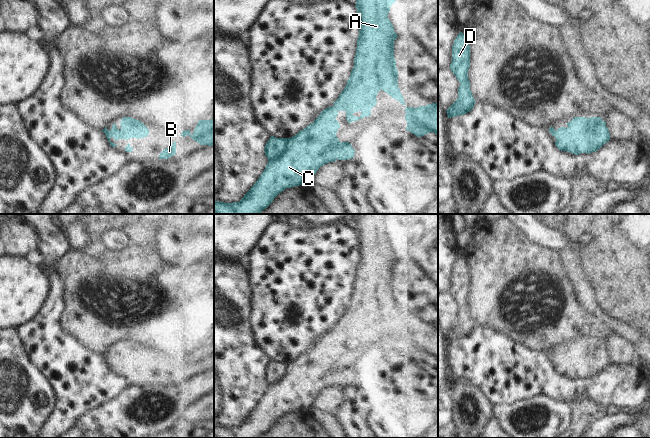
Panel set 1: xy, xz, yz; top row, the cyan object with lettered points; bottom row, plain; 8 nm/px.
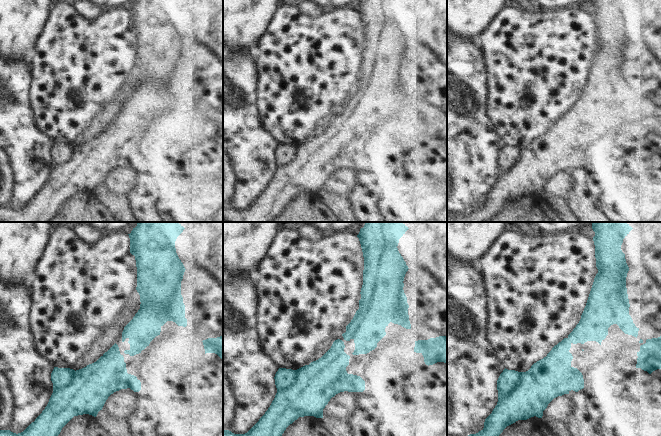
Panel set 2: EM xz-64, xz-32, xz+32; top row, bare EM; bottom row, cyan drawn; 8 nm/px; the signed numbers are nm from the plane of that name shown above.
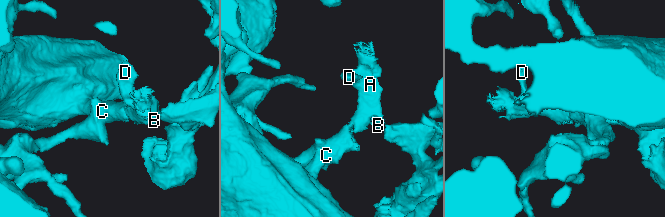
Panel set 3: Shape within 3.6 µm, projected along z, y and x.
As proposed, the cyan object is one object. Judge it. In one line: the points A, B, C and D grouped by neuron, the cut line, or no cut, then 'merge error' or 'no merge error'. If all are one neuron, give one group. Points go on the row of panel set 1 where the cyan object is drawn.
A B C D | no cut | no merge error

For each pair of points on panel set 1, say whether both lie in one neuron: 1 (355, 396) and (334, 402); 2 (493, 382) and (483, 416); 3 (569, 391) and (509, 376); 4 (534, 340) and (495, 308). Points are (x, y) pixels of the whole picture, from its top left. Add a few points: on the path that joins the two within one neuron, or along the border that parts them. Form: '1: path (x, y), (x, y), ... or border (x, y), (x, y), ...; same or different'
1: border (344, 387), (343, 402), (334, 411); different
2: border (471, 383), (475, 384), (494, 405); different
3: path (554, 385), (537, 375), (524, 375); same
4: path (523, 334), (515, 331), (502, 319); same

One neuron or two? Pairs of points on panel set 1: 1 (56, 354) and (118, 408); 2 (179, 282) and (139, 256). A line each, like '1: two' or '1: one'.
1: two
2: one

